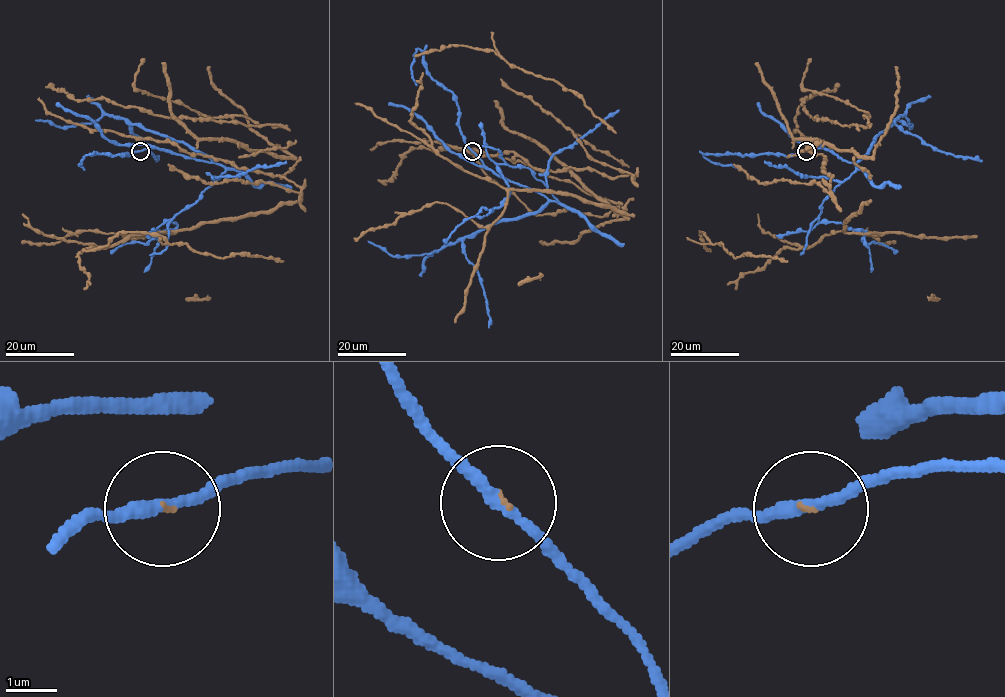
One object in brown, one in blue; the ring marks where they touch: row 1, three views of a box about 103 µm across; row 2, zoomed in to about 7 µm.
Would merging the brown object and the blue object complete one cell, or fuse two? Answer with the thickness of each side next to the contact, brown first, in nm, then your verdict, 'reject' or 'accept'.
40 nm thick on the brown side, 240 nm on the other; accept

